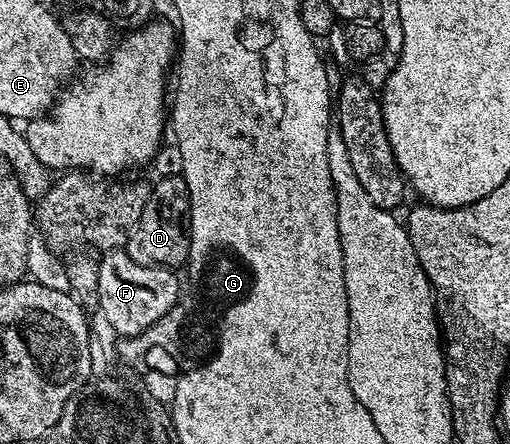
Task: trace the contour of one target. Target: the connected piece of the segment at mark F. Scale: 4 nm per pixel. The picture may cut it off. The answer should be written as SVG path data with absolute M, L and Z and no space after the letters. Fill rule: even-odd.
M126 251L104 253L98 258L99 278L95 284L99 293L99 309L107 320L107 325L120 338L132 337L153 327L161 315L165 315L180 304L179 281L169 269L159 269L156 265L142 265L133 260Z

